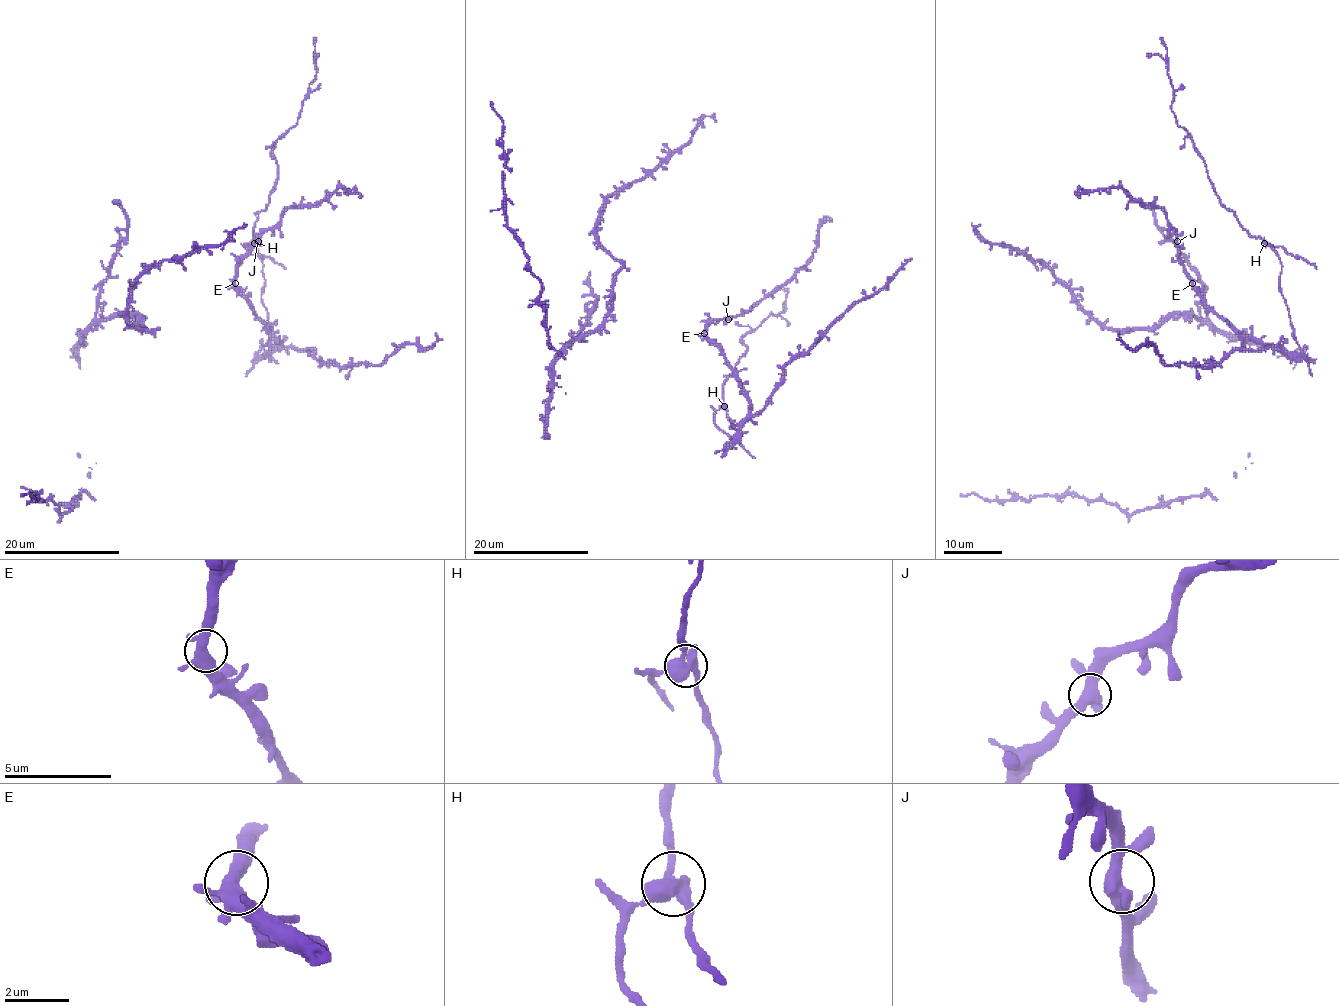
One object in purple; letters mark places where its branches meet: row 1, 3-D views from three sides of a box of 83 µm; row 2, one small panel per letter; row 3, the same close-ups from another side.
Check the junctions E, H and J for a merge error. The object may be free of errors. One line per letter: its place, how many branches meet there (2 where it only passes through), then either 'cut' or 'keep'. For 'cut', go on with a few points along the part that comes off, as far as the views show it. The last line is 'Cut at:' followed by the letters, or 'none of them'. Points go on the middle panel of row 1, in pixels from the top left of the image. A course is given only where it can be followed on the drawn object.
E: place (704, 333); branches 3; keep
H: place (724, 406); branches 3; cut; course (723, 406), (715, 414), (715, 423), (755, 458)
J: place (728, 319); branches 3; keep
Cut at: H

